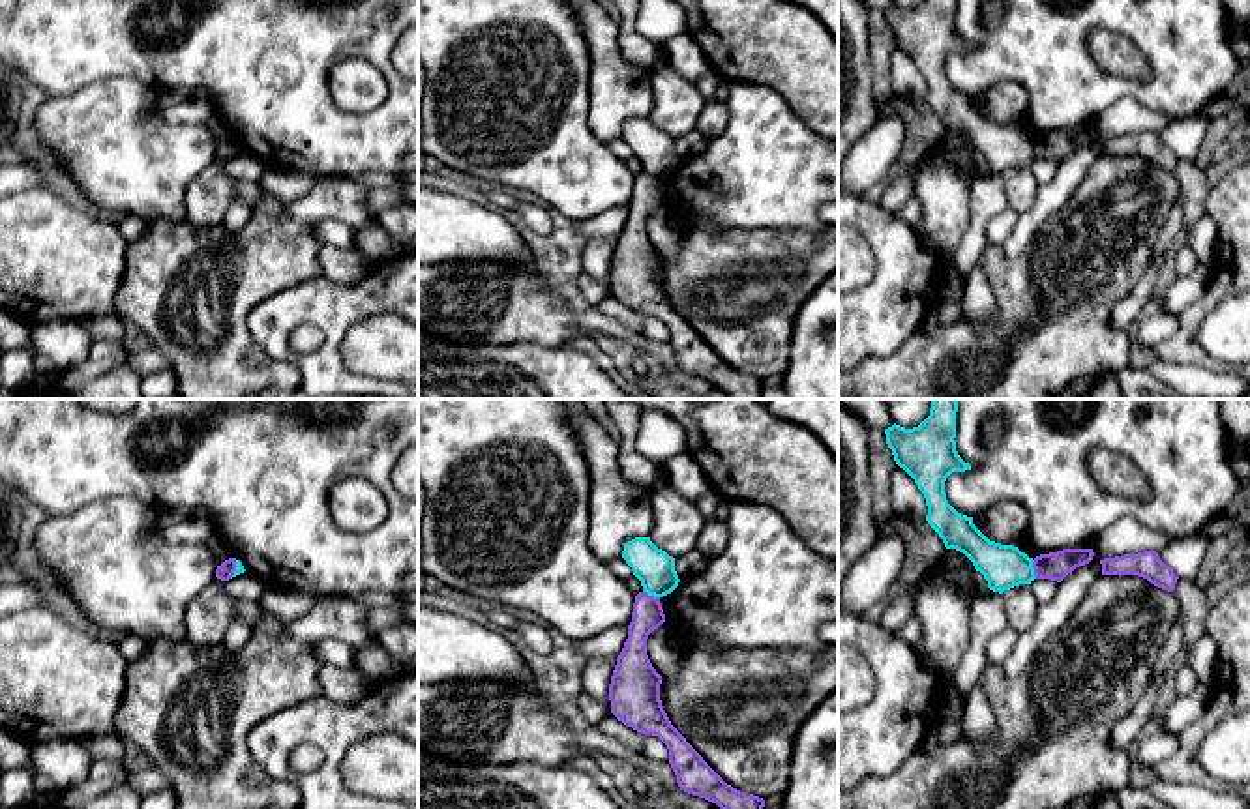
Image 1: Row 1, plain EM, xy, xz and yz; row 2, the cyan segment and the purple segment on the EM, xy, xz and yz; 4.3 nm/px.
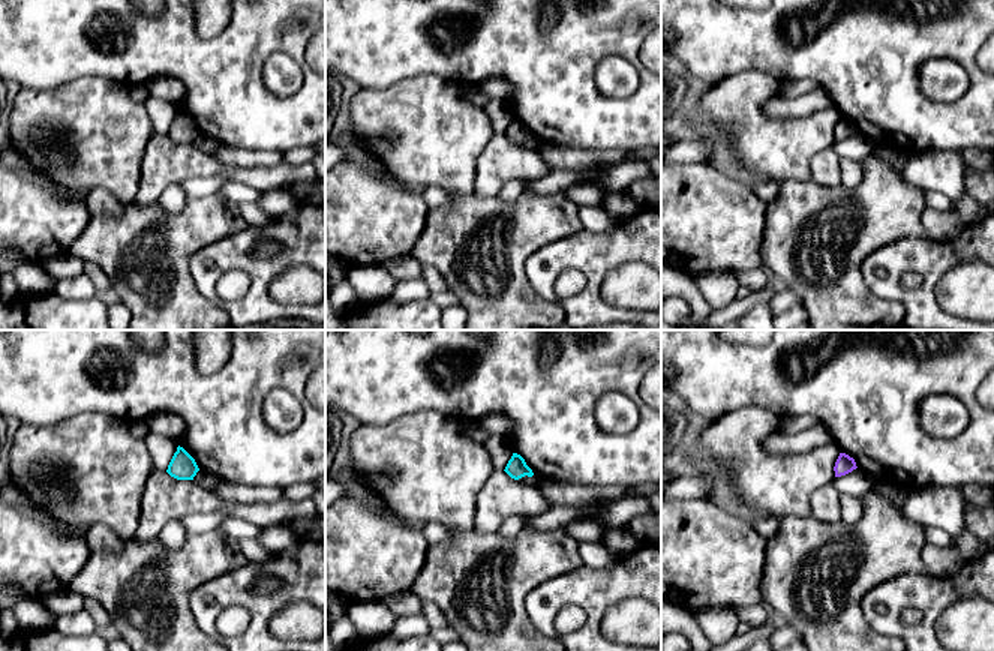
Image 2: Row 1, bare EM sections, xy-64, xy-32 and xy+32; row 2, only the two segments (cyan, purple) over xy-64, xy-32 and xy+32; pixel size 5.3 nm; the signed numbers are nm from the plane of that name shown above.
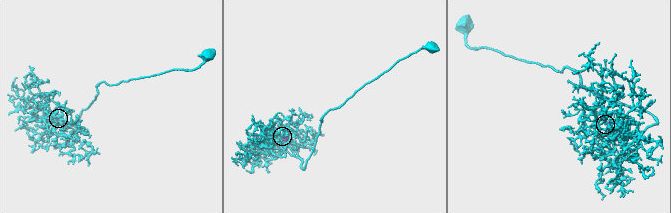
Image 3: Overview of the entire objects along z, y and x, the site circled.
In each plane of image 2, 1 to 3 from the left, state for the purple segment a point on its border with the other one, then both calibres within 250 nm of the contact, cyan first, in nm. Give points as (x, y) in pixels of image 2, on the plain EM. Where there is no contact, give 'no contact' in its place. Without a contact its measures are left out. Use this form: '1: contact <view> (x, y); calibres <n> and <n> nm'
1: no contact
2: no contact
3: no contact

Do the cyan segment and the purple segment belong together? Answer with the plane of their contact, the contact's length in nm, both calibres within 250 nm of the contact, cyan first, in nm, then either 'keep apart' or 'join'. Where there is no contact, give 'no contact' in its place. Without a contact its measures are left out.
yz | 80 nm | 190/120 nm | keep apart

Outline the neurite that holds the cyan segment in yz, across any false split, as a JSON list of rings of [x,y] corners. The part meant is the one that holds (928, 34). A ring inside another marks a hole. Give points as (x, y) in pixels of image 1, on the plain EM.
[[[924,0],[918,7],[892,6],[885,9],[894,41],[918,66],[926,79],[928,105],[939,114],[946,129],[963,133],[988,169],[1003,174],[1034,157],[1033,139],[1014,125],[990,122],[973,97],[958,94],[946,81],[945,62],[952,52],[971,51],[956,32],[956,0]]]

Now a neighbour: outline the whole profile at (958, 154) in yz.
[[[946,129],[945,137],[945,154],[948,155],[950,165],[969,165],[971,163],[971,152],[963,142],[963,135],[956,129]]]

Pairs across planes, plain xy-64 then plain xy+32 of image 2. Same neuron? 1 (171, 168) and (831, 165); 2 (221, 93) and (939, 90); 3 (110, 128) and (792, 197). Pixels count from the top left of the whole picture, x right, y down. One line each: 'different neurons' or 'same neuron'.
1: same neuron
2: different neurons
3: different neurons

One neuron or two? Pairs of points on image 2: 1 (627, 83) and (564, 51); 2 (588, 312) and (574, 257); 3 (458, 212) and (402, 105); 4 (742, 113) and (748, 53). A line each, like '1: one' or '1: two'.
1: two
2: one
3: two
4: two

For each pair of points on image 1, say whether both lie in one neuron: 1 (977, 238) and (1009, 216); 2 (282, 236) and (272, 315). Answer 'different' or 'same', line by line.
1: different
2: different

